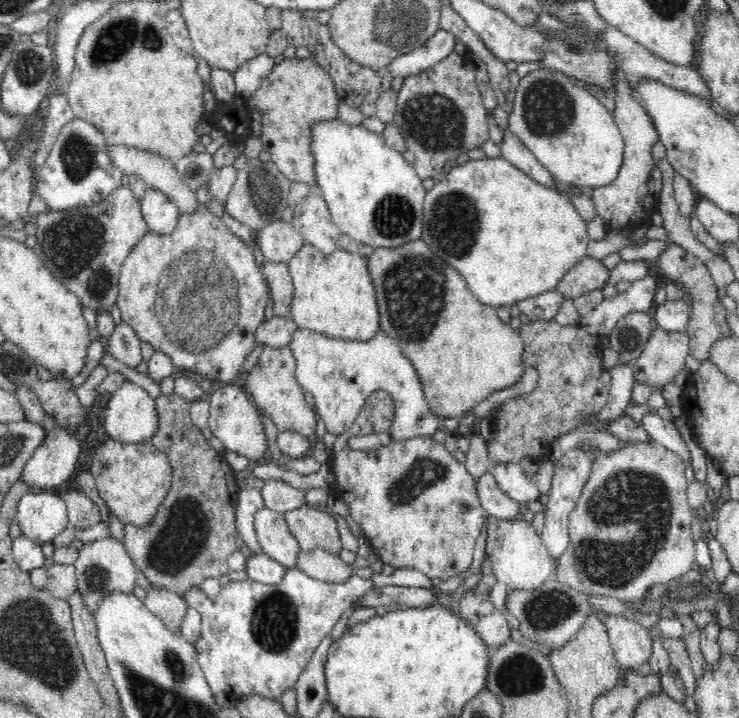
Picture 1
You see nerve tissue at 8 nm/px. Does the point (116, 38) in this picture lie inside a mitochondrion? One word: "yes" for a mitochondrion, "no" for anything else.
yes

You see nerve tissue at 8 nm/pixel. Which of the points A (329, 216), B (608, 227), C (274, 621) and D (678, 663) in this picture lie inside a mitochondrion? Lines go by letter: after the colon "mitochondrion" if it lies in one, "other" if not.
A: other
B: other
C: mitochondrion
D: other

